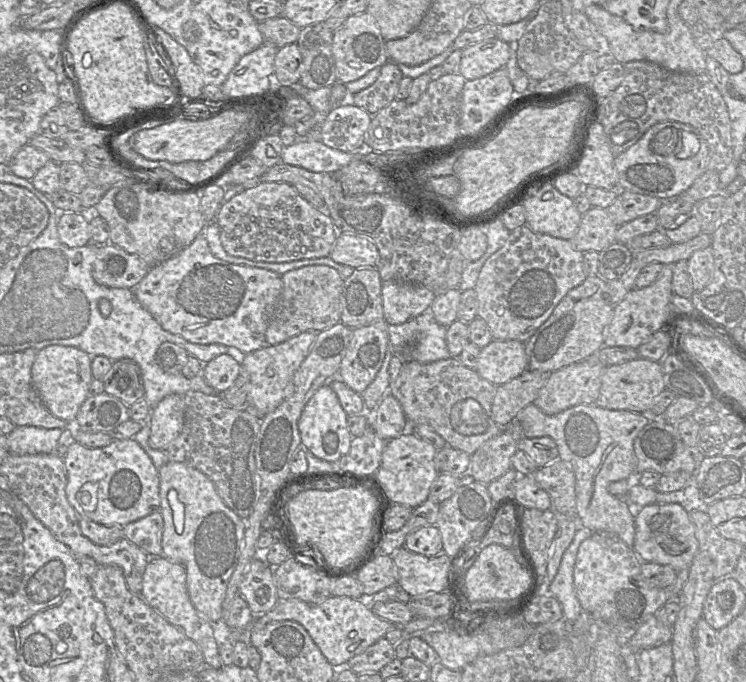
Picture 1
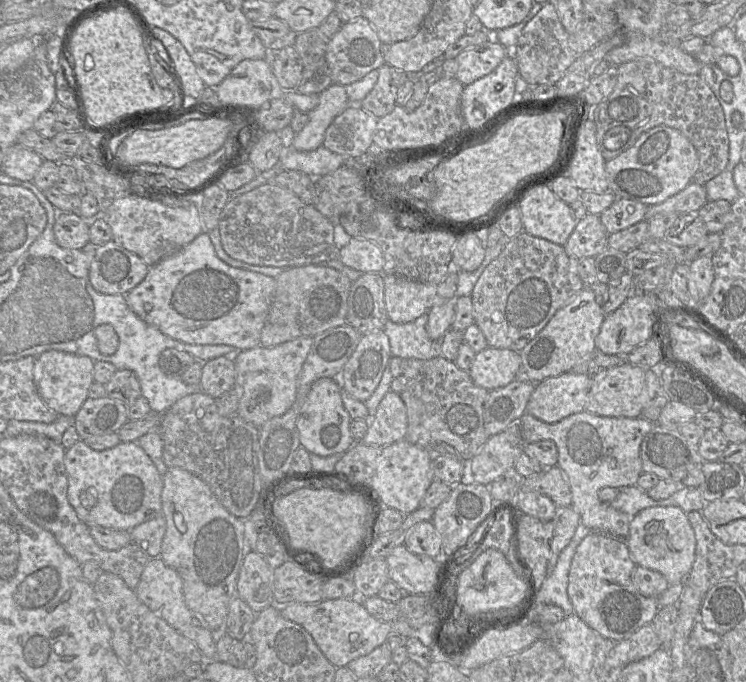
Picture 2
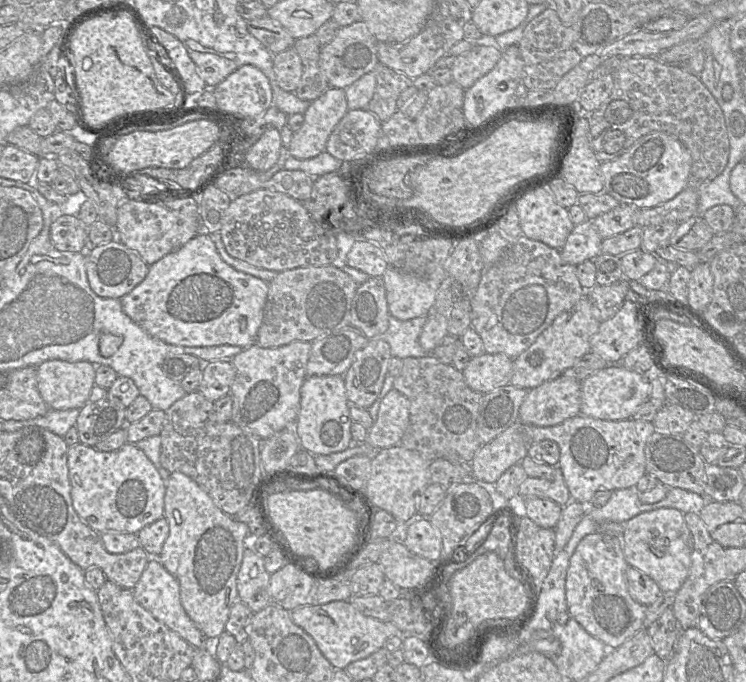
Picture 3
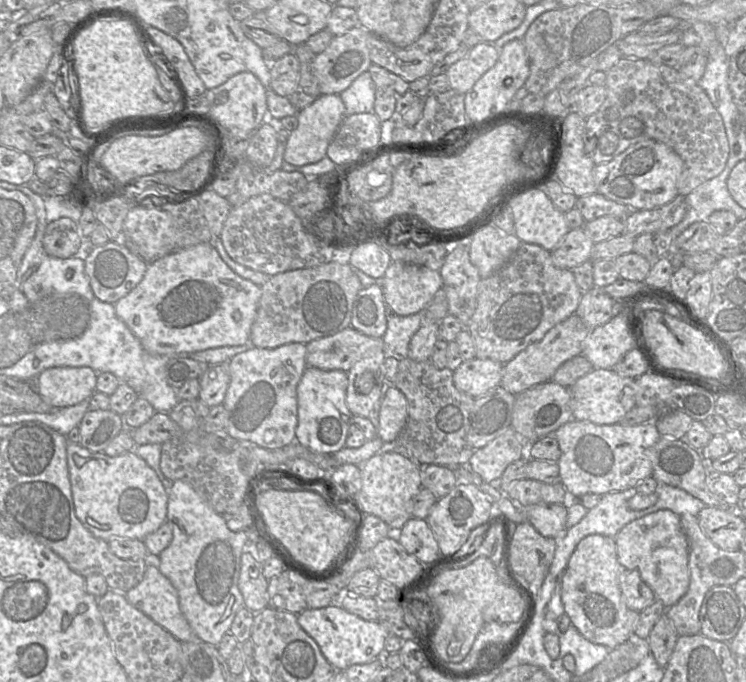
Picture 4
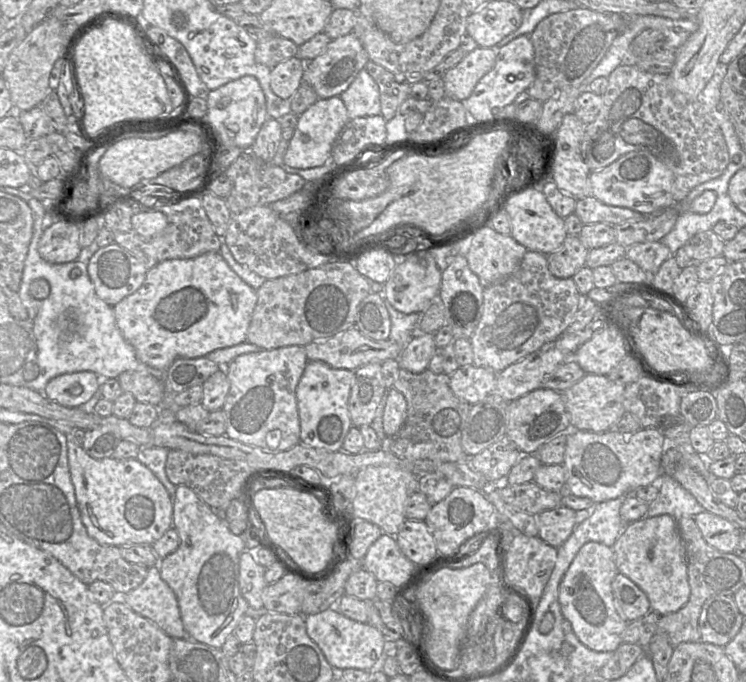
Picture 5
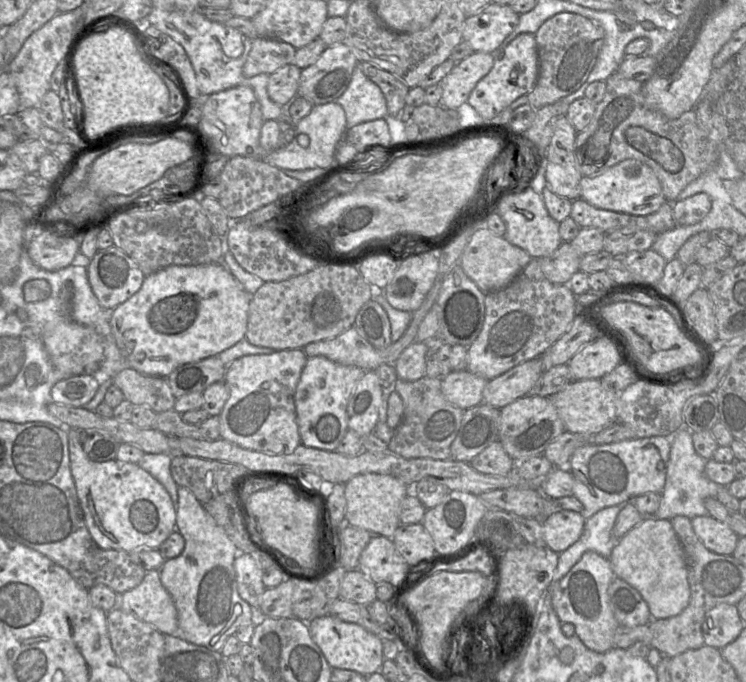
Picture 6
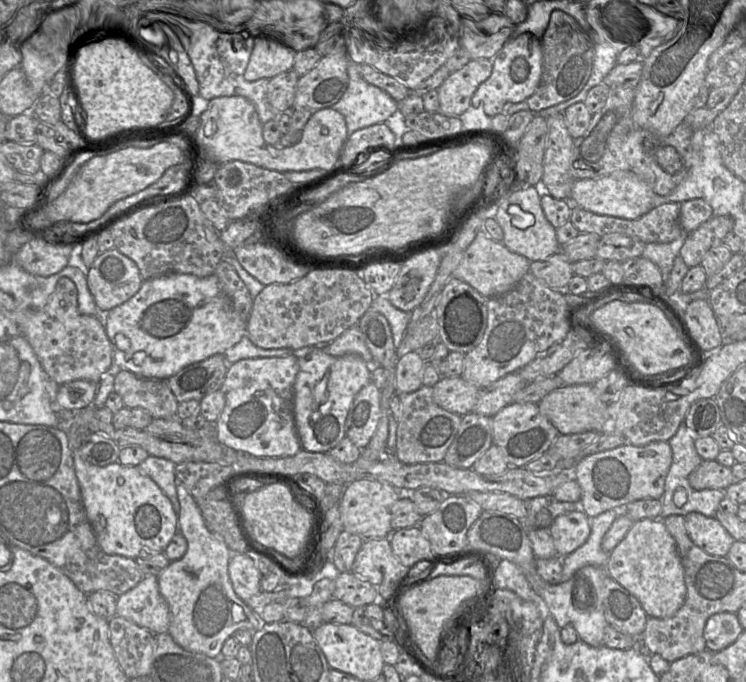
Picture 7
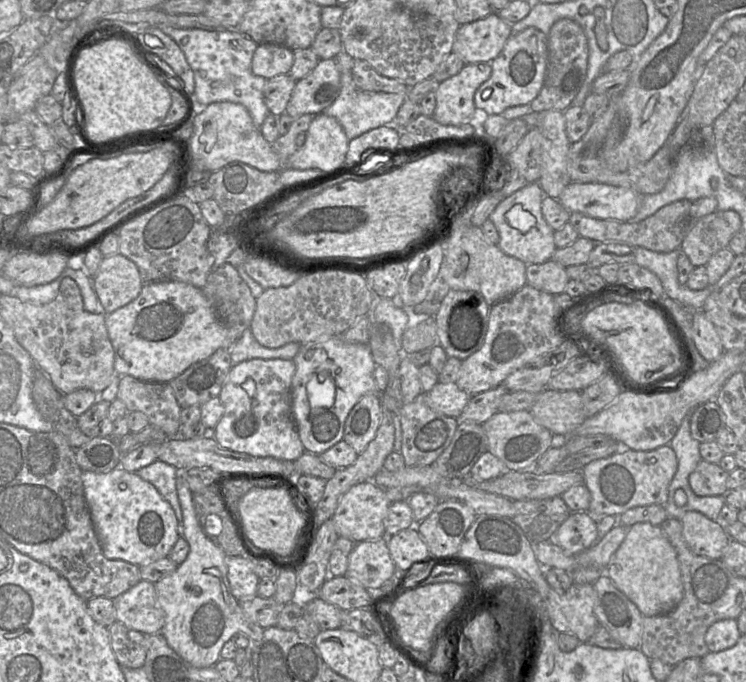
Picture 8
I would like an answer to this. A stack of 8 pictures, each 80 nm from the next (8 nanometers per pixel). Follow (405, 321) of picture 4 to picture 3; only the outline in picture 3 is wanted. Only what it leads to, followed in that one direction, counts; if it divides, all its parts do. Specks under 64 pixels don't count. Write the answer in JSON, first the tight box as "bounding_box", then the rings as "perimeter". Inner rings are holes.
{"bounding_box":[381,315,431,359],"perimeter":[[[389,315],[388,329],[381,337],[389,344],[392,356],[404,359],[431,355],[419,344],[419,336],[427,319],[428,316],[424,315],[401,321]]]}

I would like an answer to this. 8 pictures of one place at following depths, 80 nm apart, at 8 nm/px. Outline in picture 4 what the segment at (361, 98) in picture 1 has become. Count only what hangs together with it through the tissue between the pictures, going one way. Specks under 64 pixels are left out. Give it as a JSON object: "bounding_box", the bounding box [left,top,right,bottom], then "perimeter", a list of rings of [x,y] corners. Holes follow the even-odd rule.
{"bounding_box":[368,63,410,122],"perimeter":[[[372,63],[368,69],[375,83],[374,114],[381,122],[387,121],[395,113],[396,102],[410,85],[400,76]]]}

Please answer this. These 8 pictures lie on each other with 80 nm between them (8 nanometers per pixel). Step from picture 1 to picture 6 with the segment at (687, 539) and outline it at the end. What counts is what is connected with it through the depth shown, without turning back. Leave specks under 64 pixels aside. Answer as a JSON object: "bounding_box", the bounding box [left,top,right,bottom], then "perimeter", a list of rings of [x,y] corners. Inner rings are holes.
{"bounding_box":[609,515,689,619],"perimeter":[[[654,515],[643,517],[640,523],[615,543],[609,560],[614,575],[629,583],[641,594],[649,607],[652,619],[667,619],[678,615],[689,603],[687,563],[682,545],[670,520],[657,519]]]}

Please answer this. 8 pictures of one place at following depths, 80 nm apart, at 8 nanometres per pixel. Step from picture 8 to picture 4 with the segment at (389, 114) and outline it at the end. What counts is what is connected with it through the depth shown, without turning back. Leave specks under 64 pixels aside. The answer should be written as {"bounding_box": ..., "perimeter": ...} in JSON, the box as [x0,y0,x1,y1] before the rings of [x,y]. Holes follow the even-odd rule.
{"bounding_box":[340,72,375,115],"perimeter":[[[364,72],[342,93],[340,97],[346,108],[346,115],[373,113],[375,83],[369,73]]]}

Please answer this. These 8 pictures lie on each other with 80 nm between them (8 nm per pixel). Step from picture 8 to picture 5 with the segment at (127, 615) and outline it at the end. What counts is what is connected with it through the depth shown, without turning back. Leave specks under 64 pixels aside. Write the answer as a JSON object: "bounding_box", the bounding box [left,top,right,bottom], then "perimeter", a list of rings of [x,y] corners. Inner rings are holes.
{"bounding_box":[117,565,188,638],"perimeter":[[[158,565],[148,568],[144,581],[137,588],[126,594],[117,595],[122,596],[122,601],[134,612],[151,620],[171,638],[188,638],[180,616],[177,597],[169,585],[161,578]]]}

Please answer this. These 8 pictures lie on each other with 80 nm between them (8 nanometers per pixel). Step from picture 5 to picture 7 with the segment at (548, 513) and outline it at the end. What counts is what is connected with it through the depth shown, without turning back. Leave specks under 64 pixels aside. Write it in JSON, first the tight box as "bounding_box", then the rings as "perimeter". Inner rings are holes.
{"bounding_box":[548,511,591,557],"perimeter":[[[571,511],[556,517],[548,528],[558,556],[565,557],[583,545],[591,528],[584,511]]]}

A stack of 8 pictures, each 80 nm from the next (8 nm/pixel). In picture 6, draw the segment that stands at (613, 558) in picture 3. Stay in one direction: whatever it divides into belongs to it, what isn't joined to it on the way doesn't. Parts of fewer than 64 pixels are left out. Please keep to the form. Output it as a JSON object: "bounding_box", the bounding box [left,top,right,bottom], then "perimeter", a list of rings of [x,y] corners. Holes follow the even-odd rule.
{"bounding_box":[549,551,619,653],"perimeter":[[[587,551],[561,580],[551,581],[549,585],[552,606],[560,621],[573,624],[575,634],[584,645],[599,653],[614,647],[613,636],[619,626],[611,610],[607,593],[614,577],[609,558]]]}

